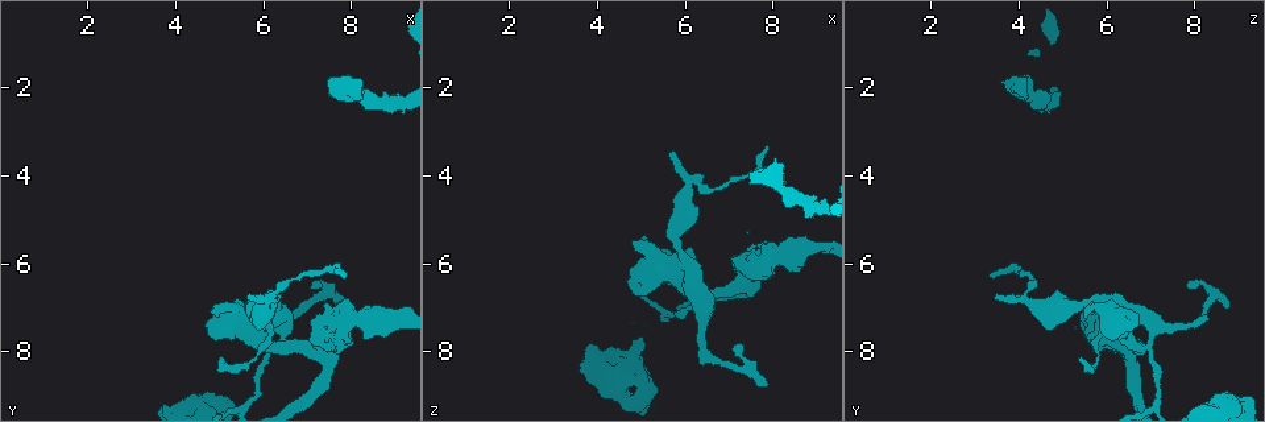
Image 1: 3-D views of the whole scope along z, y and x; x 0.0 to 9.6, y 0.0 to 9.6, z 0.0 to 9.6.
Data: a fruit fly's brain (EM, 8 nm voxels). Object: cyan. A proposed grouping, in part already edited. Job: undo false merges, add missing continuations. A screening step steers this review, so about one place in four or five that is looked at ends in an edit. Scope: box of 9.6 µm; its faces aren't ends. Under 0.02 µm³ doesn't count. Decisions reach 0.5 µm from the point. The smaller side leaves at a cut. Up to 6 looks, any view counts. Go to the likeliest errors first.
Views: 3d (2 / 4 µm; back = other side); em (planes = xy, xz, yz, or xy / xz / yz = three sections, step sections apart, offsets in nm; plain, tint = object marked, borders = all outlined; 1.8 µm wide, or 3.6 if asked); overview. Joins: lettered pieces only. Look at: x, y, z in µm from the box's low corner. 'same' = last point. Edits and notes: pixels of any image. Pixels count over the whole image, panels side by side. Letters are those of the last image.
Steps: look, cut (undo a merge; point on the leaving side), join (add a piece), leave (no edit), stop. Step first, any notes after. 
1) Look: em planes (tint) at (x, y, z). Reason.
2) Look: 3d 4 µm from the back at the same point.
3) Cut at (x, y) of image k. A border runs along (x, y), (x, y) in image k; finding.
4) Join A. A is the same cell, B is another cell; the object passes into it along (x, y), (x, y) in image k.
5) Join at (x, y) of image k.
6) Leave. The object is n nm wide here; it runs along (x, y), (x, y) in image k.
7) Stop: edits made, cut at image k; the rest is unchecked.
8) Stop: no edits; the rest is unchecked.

Look: em yz step 8 (tint) at (7.90, 6.95, 8.80). Branch stops here.

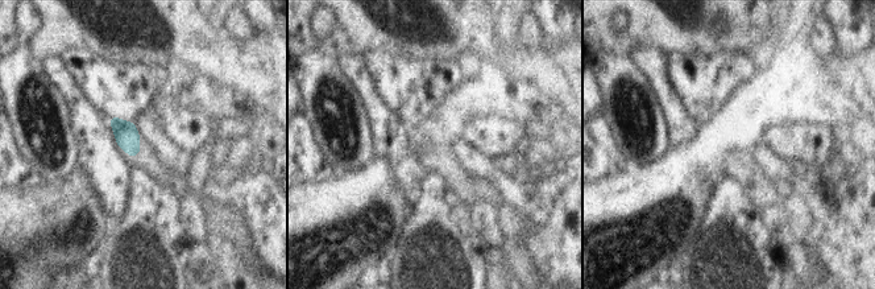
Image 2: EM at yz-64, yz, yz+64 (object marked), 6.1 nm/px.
Look: em planes (borders) at the same point.

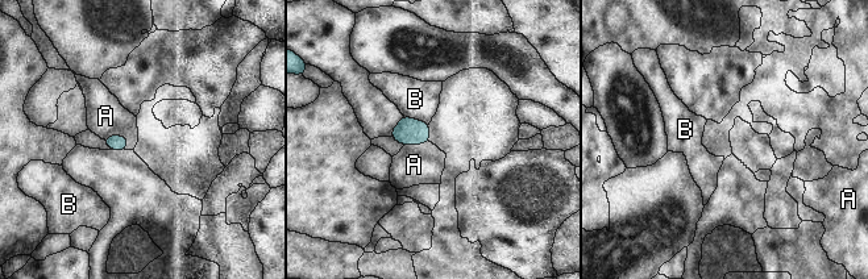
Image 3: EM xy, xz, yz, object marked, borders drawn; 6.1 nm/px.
Leave. The longest contact is with B, 170 nm; A and B are other cells; a border runs along (104, 140), (124, 136), (128, 145) in image 3; none of them fits.

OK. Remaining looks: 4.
Look: em xy step 16 (borders) at (7.55, 1.75, 4.25). Branch stops here.

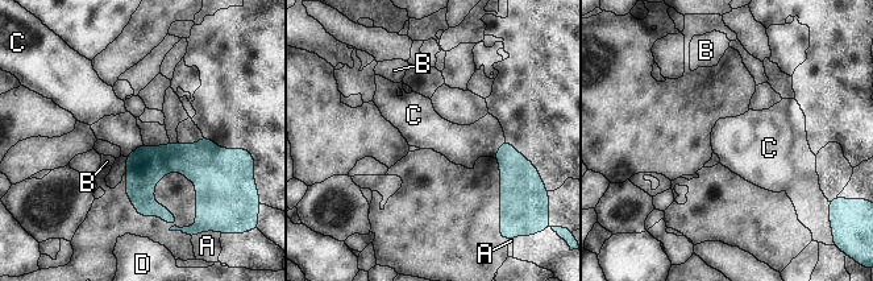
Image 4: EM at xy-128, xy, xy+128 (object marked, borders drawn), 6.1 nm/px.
Look: em planes (borders) at the same point. Another direction.

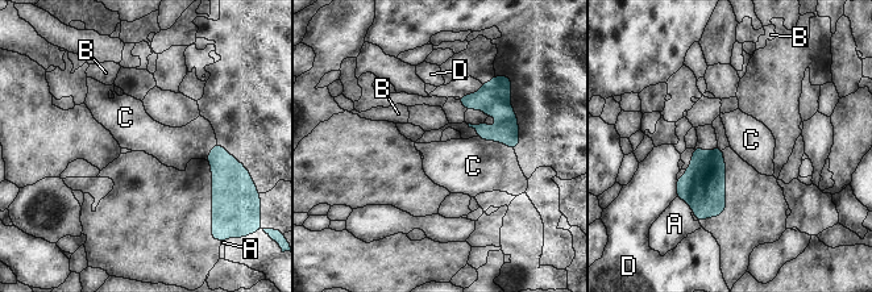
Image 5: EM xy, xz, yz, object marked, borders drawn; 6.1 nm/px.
Leave. A, B, C and D are other cells; a border runs along (478, 136), (501, 141), (513, 149) in image 5; none of them fits.

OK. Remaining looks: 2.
Look: em planes (borders) at (7.90, 6.25, 3.35). Thin end.

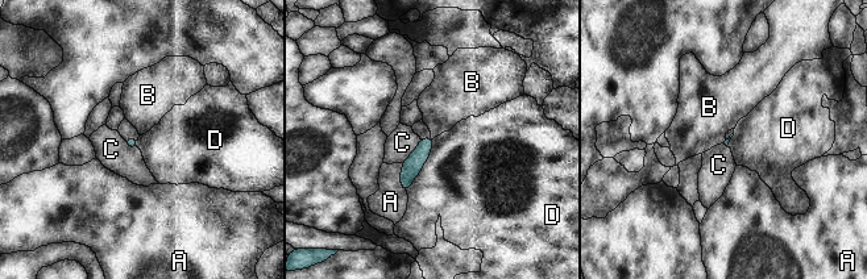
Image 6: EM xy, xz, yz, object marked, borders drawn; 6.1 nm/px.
Leave. The longest contact is with D, 360 nm; A, B, C and D are other cells; a border runs along (434, 138), (423, 167), (406, 191) in image 6; no lettered piece goes on from it.

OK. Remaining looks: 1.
Stop: no edits; the rest is unchecked.

